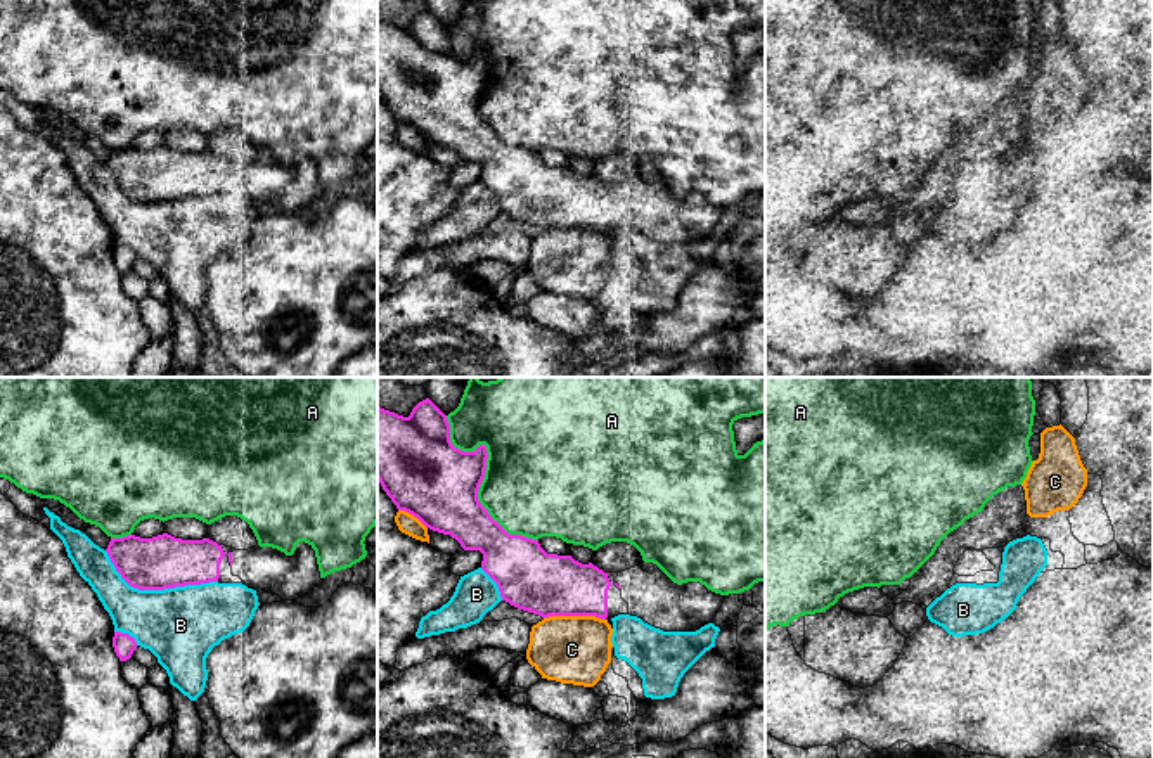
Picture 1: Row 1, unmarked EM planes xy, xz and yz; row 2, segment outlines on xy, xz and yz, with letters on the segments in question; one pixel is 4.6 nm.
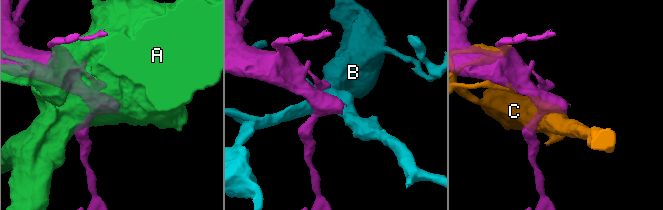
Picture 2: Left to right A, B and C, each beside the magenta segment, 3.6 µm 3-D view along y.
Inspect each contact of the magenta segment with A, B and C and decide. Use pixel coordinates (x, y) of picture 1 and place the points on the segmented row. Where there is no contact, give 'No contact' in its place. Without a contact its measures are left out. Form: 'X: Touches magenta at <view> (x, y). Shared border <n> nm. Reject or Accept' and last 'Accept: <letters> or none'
A: Touches magenta at xz (483, 475). Shared border 700 nm. Reject
B: Touches magenta at xy (156, 589). Shared border 550 nm. Reject
C: Touches magenta at xz (575, 615). Shared border 280 nm. Reject
Accept: none

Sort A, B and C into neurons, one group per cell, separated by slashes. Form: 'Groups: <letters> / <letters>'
Groups: A / B / C

